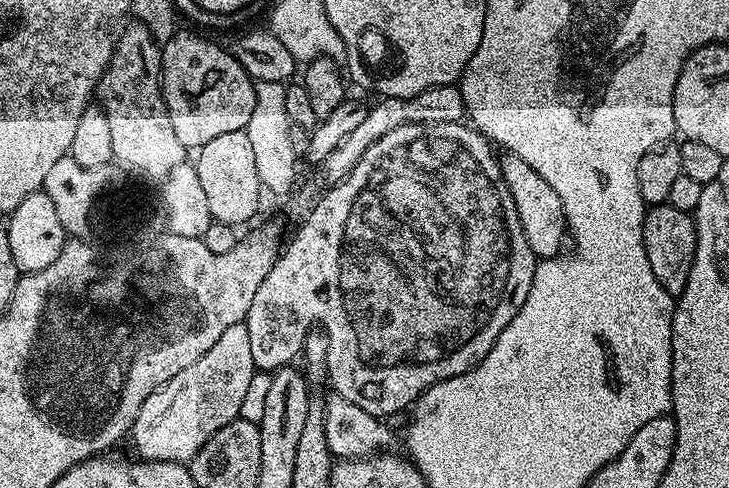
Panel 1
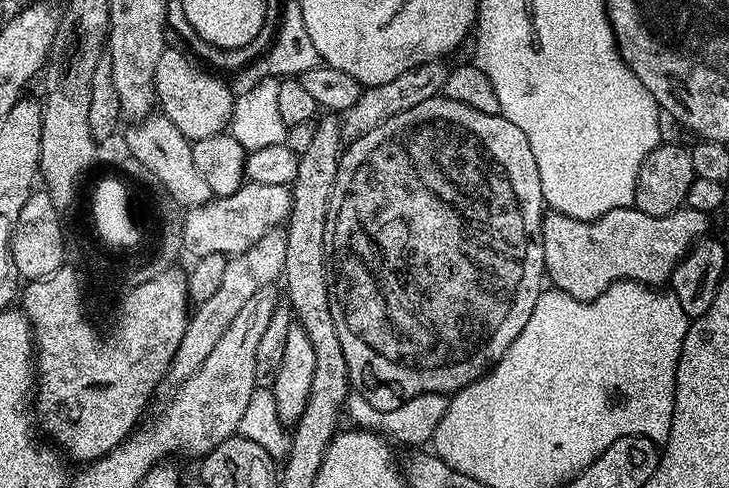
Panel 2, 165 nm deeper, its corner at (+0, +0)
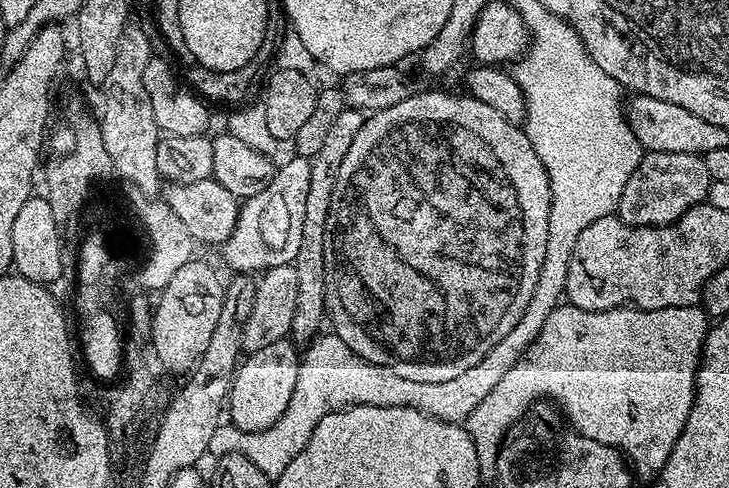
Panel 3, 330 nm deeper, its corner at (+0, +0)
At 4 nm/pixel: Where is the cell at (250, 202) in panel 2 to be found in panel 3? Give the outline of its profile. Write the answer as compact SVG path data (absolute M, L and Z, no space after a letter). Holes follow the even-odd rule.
M293 155L290 159L288 159L284 164L279 165L272 173L272 180L266 186L265 189L260 191L256 195L252 195L247 197L240 204L240 217L237 218L235 228L232 231L232 235L226 241L224 241L222 245L222 251L224 251L224 260L225 262L232 268L231 271L234 271L238 274L252 274L255 273L254 270L258 270L257 272L265 272L274 266L282 266L286 264L292 264L296 259L296 255L298 254L298 246L302 246L302 218L306 214L306 193L310 190L310 163L305 157Z

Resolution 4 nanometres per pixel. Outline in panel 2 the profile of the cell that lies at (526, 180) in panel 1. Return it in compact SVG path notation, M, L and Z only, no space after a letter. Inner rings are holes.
M635 206L612 208L606 214L592 219L570 218L561 212L549 211L542 222L542 250L544 251L544 271L547 279L552 280L553 289L570 294L575 300L598 298L610 285L619 280L637 280L649 286L664 286L669 283L688 249L697 240L707 237L709 213L694 210L687 206L674 210L665 216L642 214Z

